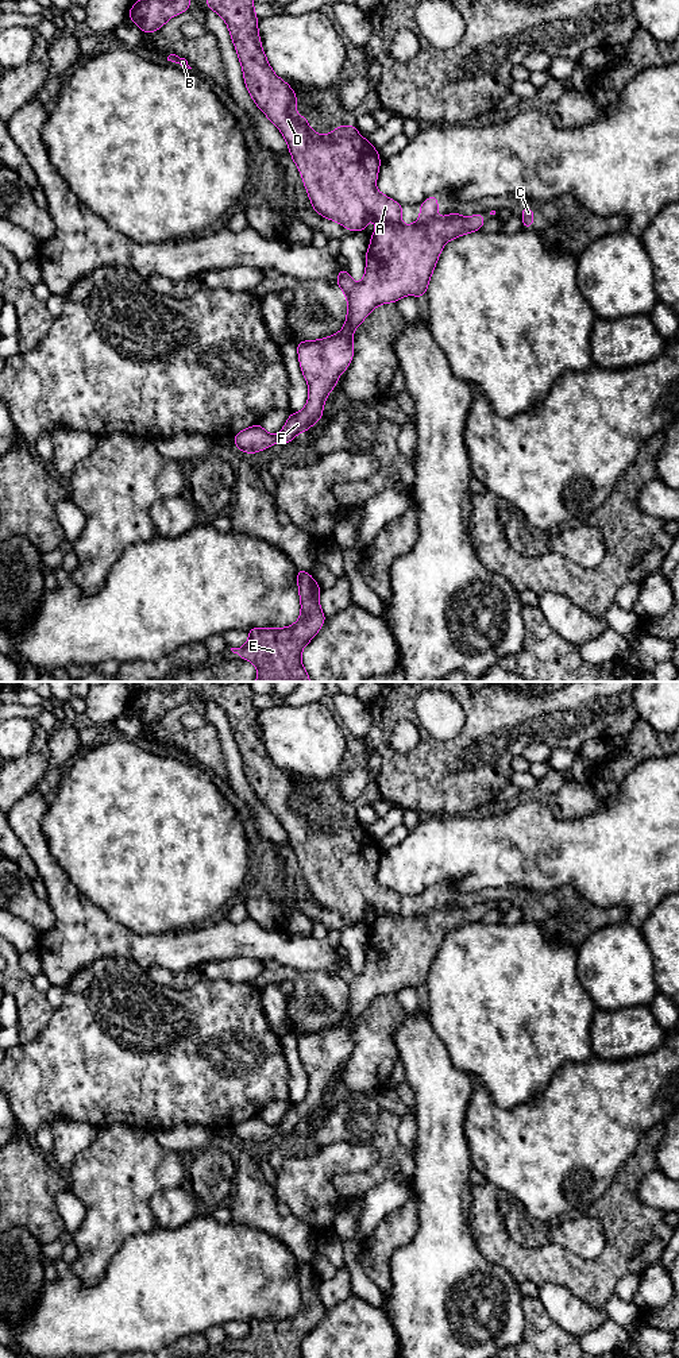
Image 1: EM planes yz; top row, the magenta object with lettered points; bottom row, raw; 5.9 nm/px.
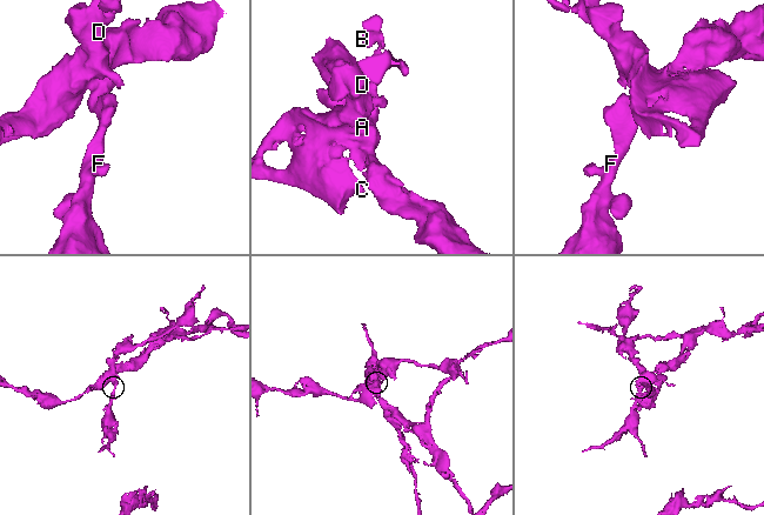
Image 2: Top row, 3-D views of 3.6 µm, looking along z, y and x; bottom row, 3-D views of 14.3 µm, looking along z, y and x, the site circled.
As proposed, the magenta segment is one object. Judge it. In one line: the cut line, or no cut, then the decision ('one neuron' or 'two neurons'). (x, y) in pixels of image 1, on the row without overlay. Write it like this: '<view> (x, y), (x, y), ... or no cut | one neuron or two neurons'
yz (400, 913), (382, 914), (378, 918) | two neurons

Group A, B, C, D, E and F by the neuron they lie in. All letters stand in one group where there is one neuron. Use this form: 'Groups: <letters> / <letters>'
Groups: A B C D / E F

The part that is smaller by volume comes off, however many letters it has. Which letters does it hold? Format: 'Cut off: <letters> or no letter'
Cut off: A, B, C, D

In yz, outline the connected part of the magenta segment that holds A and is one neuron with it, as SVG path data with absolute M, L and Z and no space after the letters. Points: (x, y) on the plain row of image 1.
M236 682L227 686L208 686L207 699L217 703L227 714L234 737L242 755L244 775L247 782L259 800L279 819L288 837L290 846L297 856L306 884L309 886L312 899L323 908L340 914L347 921L356 923L364 922L367 911L373 910L377 917L385 914L401 914L402 896L387 887L379 884L375 879L381 849L374 837L362 829L355 817L339 817L329 826L319 826L308 817L308 809L296 805L297 786L292 782L290 776L277 768L267 753L267 749L261 737L261 728L258 725L258 707L254 703L254 691L248 682Z

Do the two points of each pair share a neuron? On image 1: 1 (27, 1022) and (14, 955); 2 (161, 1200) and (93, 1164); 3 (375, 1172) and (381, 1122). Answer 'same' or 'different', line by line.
1: same
2: different
3: same

